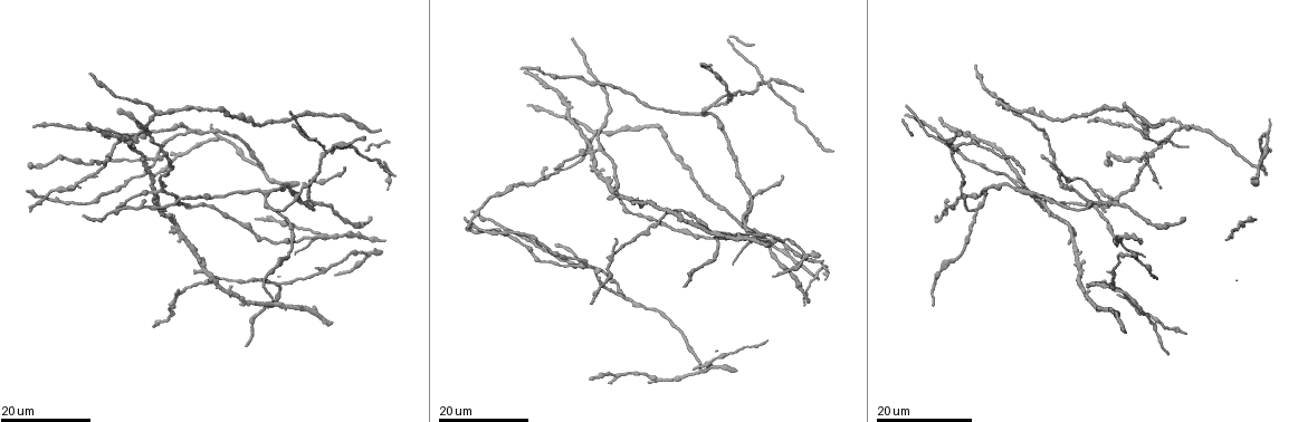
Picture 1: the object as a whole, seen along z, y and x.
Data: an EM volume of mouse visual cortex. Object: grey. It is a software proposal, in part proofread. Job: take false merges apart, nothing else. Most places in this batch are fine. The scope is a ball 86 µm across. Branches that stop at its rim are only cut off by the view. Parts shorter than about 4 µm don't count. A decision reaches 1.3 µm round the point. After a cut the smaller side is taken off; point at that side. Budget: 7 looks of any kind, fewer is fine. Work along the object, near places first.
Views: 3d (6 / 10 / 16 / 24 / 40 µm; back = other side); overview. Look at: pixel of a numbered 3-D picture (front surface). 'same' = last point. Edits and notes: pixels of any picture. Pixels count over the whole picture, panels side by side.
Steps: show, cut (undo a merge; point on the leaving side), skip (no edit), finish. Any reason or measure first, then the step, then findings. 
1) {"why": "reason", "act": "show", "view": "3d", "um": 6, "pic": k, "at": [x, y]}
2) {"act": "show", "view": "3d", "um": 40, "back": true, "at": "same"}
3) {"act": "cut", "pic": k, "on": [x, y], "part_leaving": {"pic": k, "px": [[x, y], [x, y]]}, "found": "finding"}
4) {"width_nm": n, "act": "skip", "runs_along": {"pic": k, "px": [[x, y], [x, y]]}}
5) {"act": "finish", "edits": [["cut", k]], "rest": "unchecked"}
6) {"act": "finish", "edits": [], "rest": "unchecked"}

{"why": "arms part here", "act": "show", "view": "3d", "um": 16, "pic": 1, "at": [156, 158]}

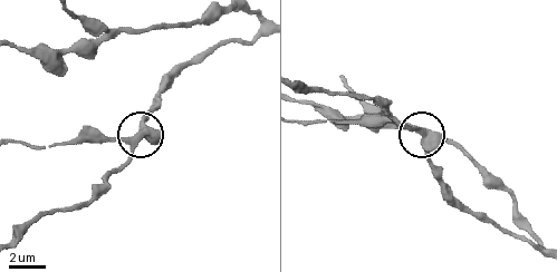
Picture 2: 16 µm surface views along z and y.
{"act": "show", "view": "3d", "um": 10, "pic": 2, "at": [135, 137]}

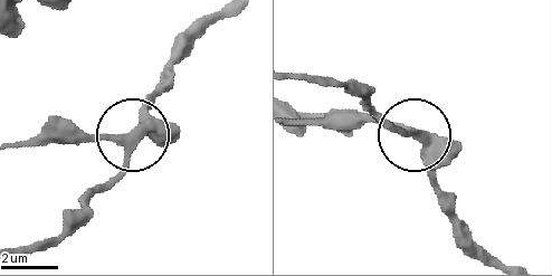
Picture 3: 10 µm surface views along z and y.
{"width_nm": 260, "act": "skip", "runs_along": {"pic": 3, "px": [[11, 255], [54, 240], [126, 154], [126, 132], [43, 132]]}, "found": "one cell here"}

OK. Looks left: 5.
{"why": "two arms in line, one across", "act": "show", "view": "3d", "um": 16, "pic": 1, "at": [315, 238]}

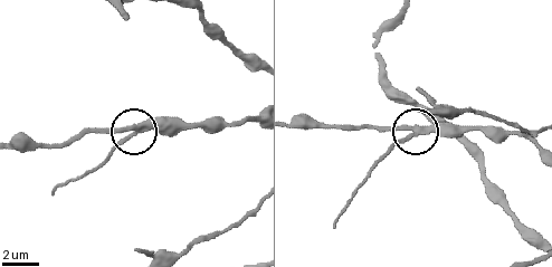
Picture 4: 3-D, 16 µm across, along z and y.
{"act": "show", "view": "3d", "um": 10, "pic": 4, "at": [129, 137]}

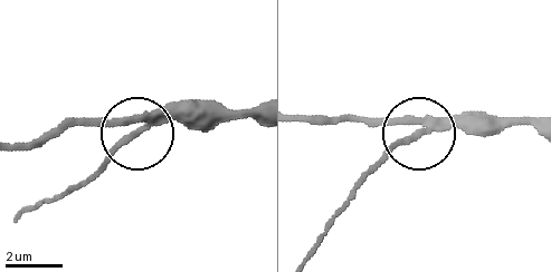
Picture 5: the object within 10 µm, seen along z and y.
{"arms": 3, "act": "skip", "runs_along": {"pic": 5, "px": [[298, 114], [414, 128], [359, 183]]}, "found": "continuous, no second cell"}

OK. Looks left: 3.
{"why": "branch point", "act": "show", "view": "3d", "um": 24, "pic": 1, "at": [234, 281]}

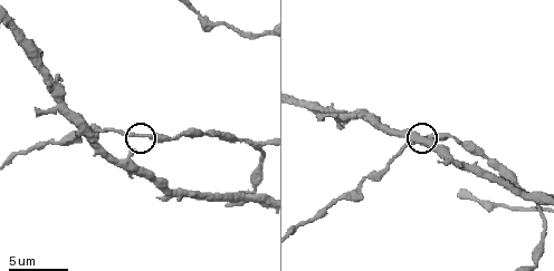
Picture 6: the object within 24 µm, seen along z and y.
{"act": "show", "view": "3d", "um": 6, "pic": 6, "at": [140, 137]}

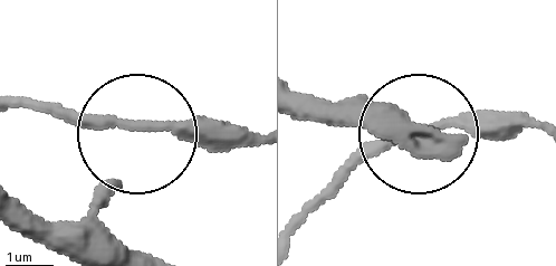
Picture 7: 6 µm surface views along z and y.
{"arms": 3, "act": "skip", "runs_along": {"pic": 7, "px": [[20, 200], [56, 220], [93, 209], [132, 124], [20, 101]]}, "found": "continuous, no second cell"}

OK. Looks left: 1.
{"act": "finish", "edits": [], "rest": "unchecked"}

